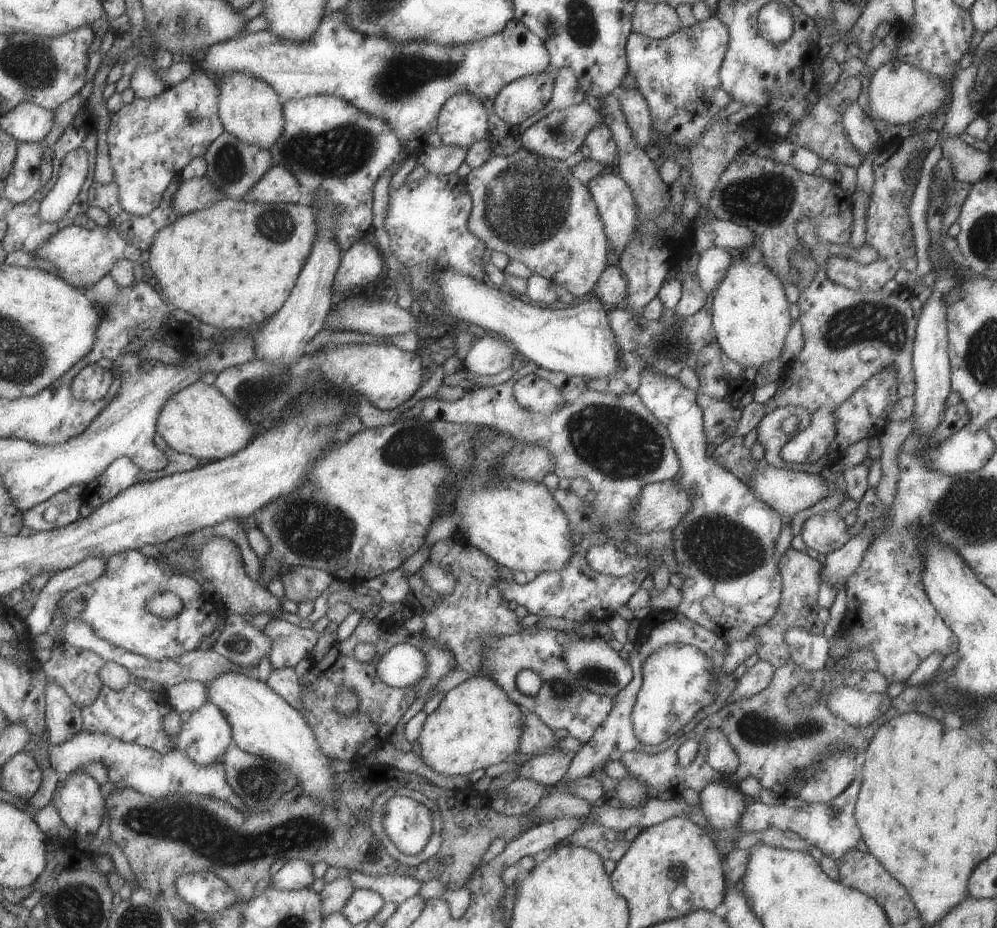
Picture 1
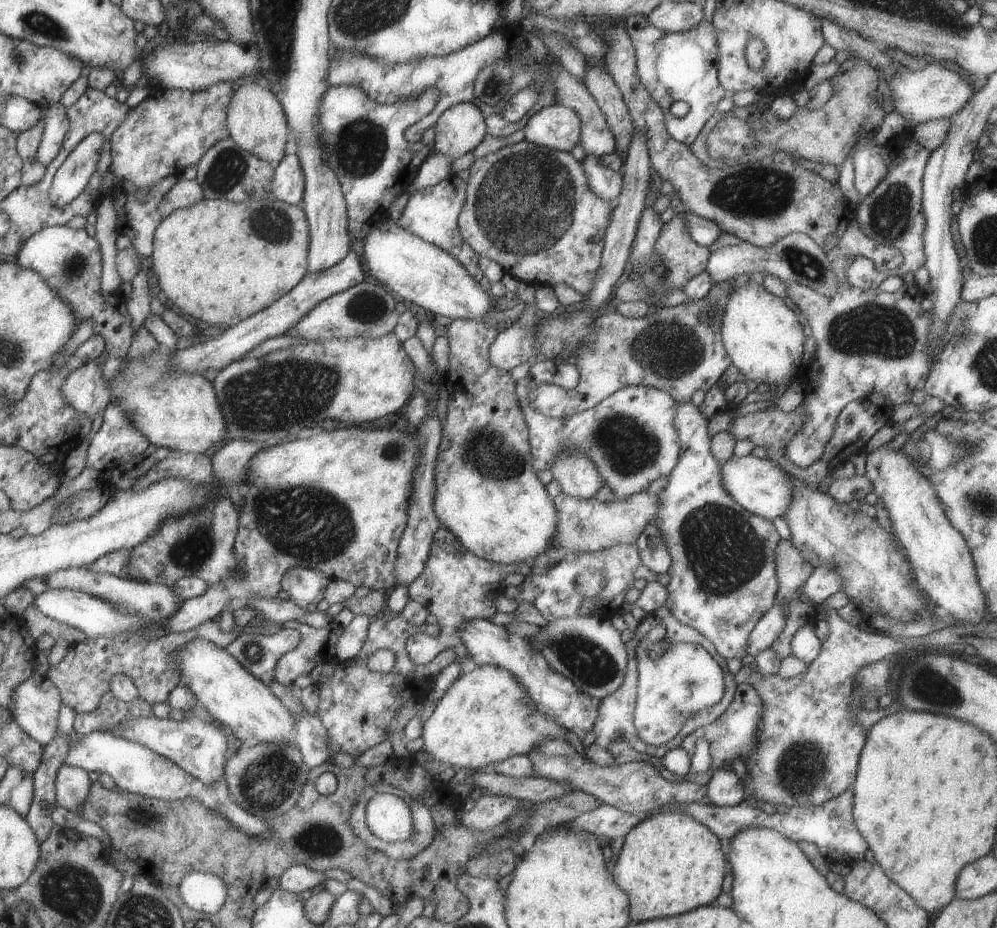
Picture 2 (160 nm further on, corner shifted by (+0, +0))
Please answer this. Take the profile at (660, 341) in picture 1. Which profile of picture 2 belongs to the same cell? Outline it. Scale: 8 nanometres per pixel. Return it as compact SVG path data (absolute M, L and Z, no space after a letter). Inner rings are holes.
M731 282L713 283L707 294L696 301L685 301L676 306L659 306L656 312L646 314L641 318L627 318L613 312L607 307L594 318L594 345L581 345L573 355L566 360L578 370L578 383L567 391L557 385L543 383L528 392L530 405L541 414L548 417L569 416L595 406L616 390L627 385L647 385L671 395L671 398L679 405L689 403L689 397L695 390L701 388L706 393L723 371L730 365L730 358L724 349L720 336L720 320L722 308L728 300L727 292L733 290ZM711 308L715 311L711 325L699 321L699 313Z

